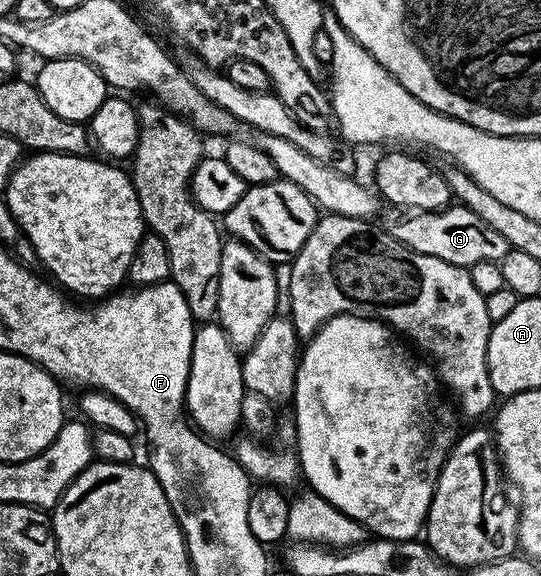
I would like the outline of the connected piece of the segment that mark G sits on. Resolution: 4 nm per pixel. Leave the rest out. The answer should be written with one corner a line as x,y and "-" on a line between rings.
447,206
439,212
414,212
399,224
397,215
399,216
397,211
390,210
384,228
400,243
416,250
416,254
428,254
467,270
476,262
500,262
511,249
510,244
504,242
504,237
492,230
492,226
488,226
481,218
476,218
472,210
461,206

